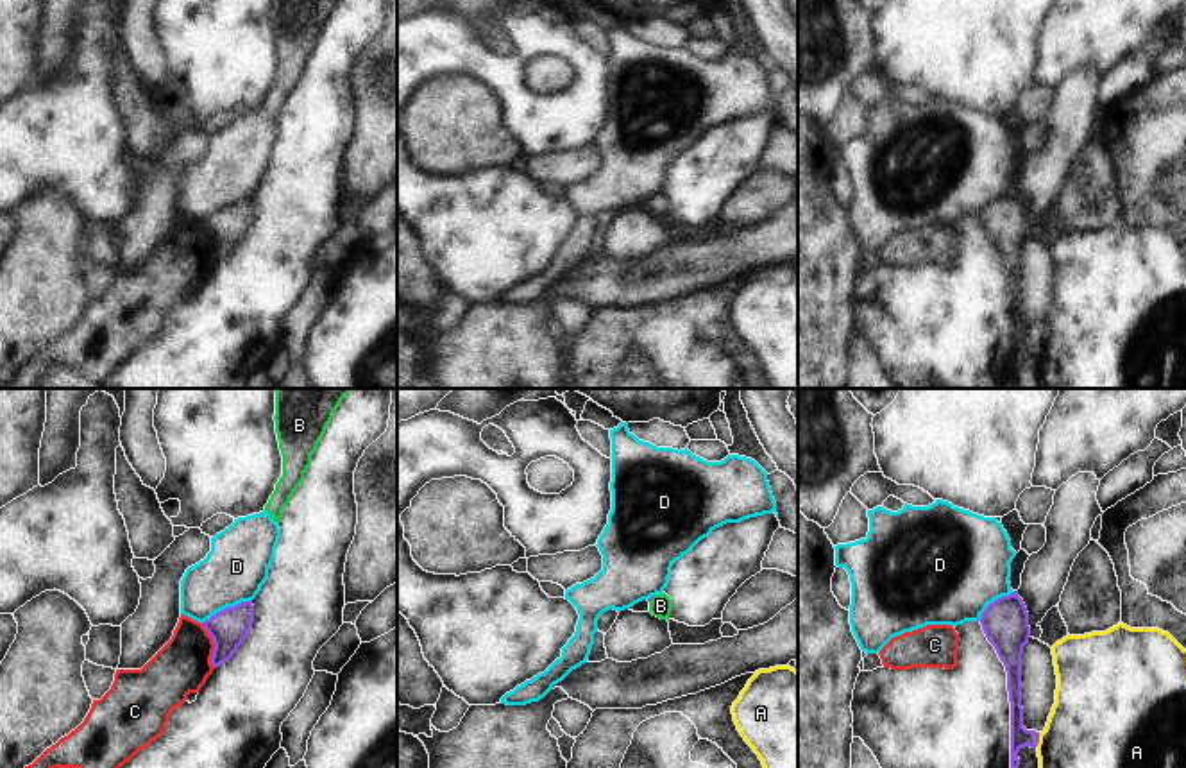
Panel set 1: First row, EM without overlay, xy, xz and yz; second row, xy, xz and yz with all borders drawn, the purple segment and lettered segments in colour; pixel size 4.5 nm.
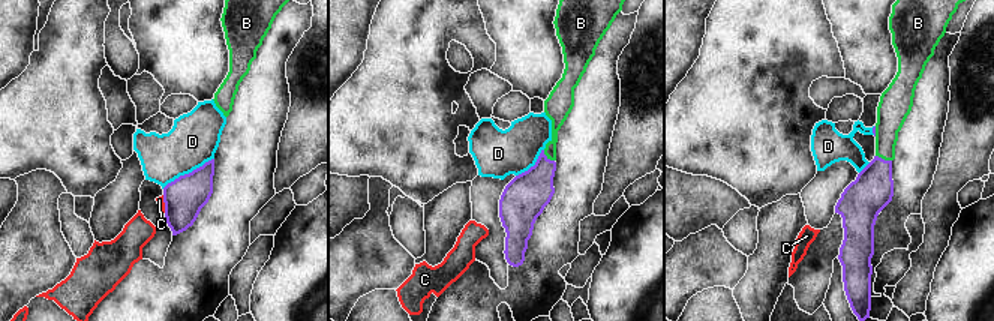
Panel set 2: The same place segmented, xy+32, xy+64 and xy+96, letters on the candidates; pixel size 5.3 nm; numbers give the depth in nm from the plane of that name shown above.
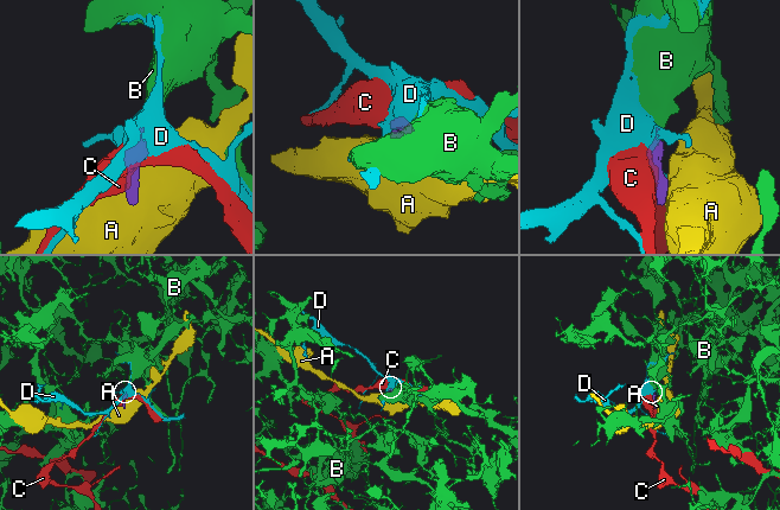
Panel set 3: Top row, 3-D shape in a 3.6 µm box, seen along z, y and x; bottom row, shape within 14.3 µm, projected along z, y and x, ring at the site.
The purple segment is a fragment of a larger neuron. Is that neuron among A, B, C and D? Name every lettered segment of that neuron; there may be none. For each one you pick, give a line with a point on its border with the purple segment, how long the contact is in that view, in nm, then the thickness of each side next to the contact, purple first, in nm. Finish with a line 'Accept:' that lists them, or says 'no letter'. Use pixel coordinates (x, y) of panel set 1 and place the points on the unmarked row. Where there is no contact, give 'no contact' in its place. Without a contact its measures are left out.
B: contact xz (652, 197); length 40 nm; calibres 20 and 100 nm
Accept: B

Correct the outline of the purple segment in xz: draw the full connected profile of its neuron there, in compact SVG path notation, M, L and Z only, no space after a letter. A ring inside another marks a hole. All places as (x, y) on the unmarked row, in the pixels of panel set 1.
M665 192L651 195L648 201L649 201L649 211L653 215L669 220L673 209L673 199Z

